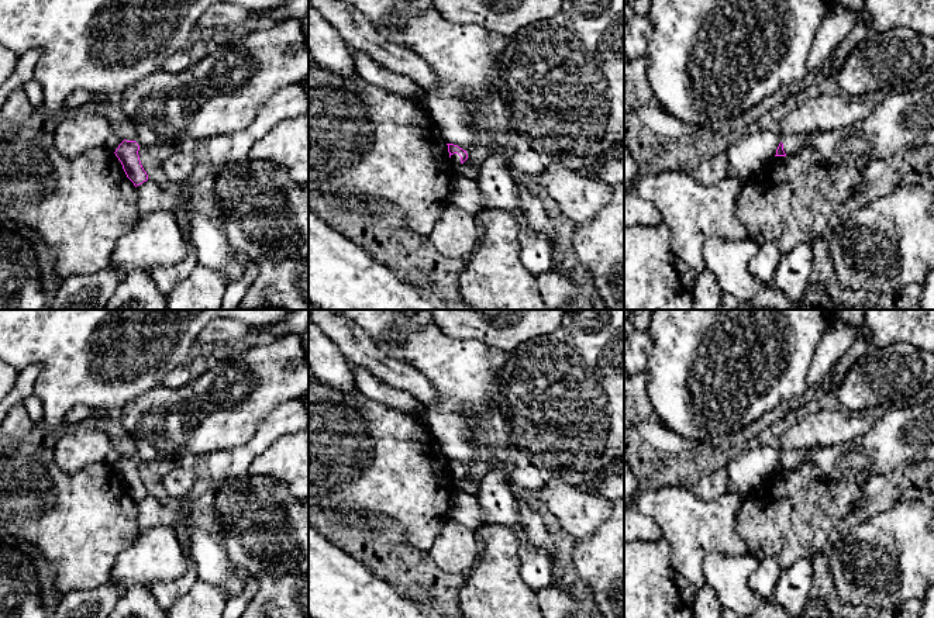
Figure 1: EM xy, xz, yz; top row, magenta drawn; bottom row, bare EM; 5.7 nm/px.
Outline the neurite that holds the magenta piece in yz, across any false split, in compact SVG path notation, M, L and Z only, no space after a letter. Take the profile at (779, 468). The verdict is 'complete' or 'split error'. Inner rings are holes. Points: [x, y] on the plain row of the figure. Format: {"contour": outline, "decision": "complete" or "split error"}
{"contour": "M934 396L917 405L886 408L864 436L826 448L785 452L775 472L790 472L806 460L811 460L821 472L854 484L864 484L873 476L890 476L919 460L934 460Z", "decision": "split error"}

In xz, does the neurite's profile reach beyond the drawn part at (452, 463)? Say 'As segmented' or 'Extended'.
Extended

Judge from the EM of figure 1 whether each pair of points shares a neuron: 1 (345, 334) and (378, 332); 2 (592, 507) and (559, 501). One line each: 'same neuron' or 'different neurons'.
1: different neurons
2: same neuron

